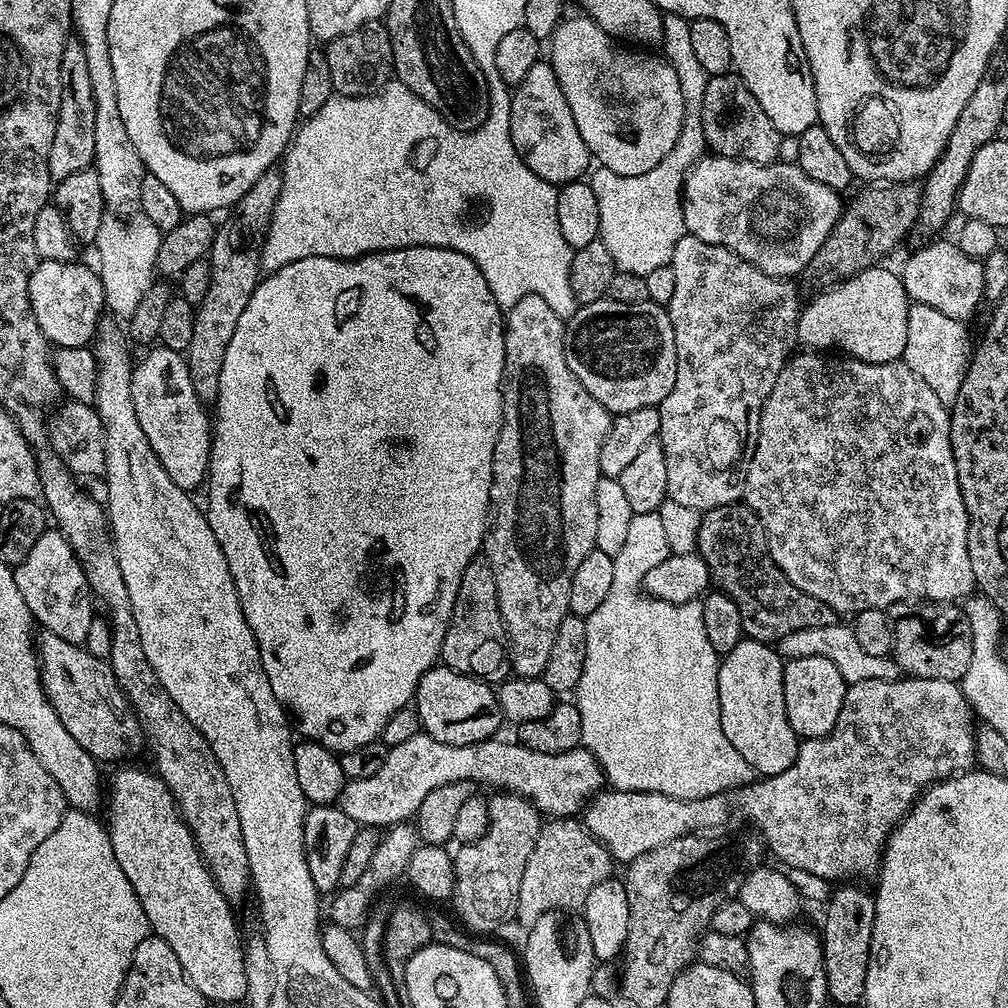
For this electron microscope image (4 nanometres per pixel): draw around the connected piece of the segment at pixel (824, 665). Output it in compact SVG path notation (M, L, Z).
M811 656L787 661L784 666L786 718L797 737L813 740L830 734L838 722L838 714L842 714L842 702L847 689L842 674L838 674L838 666L834 666L830 658Z

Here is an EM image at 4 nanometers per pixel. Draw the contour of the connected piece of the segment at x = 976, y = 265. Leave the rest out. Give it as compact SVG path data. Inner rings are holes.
M940 240L937 244L928 244L925 248L920 248L904 264L902 271L904 289L909 301L914 304L925 304L934 306L946 314L946 318L955 320L971 321L971 316L979 310L980 304L984 300L984 265L979 260L975 260L970 254L966 254L960 249L959 243L948 240Z

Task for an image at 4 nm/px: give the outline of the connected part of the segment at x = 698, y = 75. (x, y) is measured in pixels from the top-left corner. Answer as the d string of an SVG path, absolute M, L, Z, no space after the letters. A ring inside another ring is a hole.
M664 16L664 38L662 55L671 62L678 74L678 86L682 86L685 115L682 130L678 134L675 152L666 154L666 158L654 170L646 174L623 176L614 174L614 170L597 167L591 173L590 183L594 198L598 198L600 211L599 240L610 250L617 269L630 274L645 276L650 270L669 267L672 263L674 246L686 234L684 226L684 177L689 168L706 152L702 122L699 113L702 106L702 94L706 90L708 75L702 70L698 58L692 49L690 26L683 16Z

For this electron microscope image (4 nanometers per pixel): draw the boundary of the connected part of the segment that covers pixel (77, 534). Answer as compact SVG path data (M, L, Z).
M48 454L48 457L39 461L40 466L40 488L42 498L46 503L47 511L56 519L55 527L70 542L82 570L86 574L86 582L92 587L93 597L100 600L108 607L107 619L111 624L112 641L110 652L107 658L112 665L114 674L120 683L120 689L124 692L125 698L132 704L136 717L140 719L140 725L144 728L144 736L147 745L151 748L152 756L156 759L154 771L161 780L166 782L170 794L176 803L176 809L180 817L186 822L186 826L192 831L192 837L200 851L200 857L210 870L218 890L222 892L229 904L236 906L244 895L250 892L250 866L246 858L246 842L242 842L242 822L238 822L238 806L234 806L234 794L230 794L230 782L226 782L226 774L222 774L222 766L218 766L218 758L210 750L206 738L198 734L194 722L178 710L174 698L166 694L162 682L158 682L158 674L146 662L146 650L142 650L142 638L138 634L138 622L134 622L134 614L130 606L130 594L126 594L126 582L122 582L122 570L118 570L116 551L112 549L112 537L108 526L108 517L103 503L100 504L92 496L87 496L79 488L77 477L68 471L68 467L61 462L60 457L55 454Z

